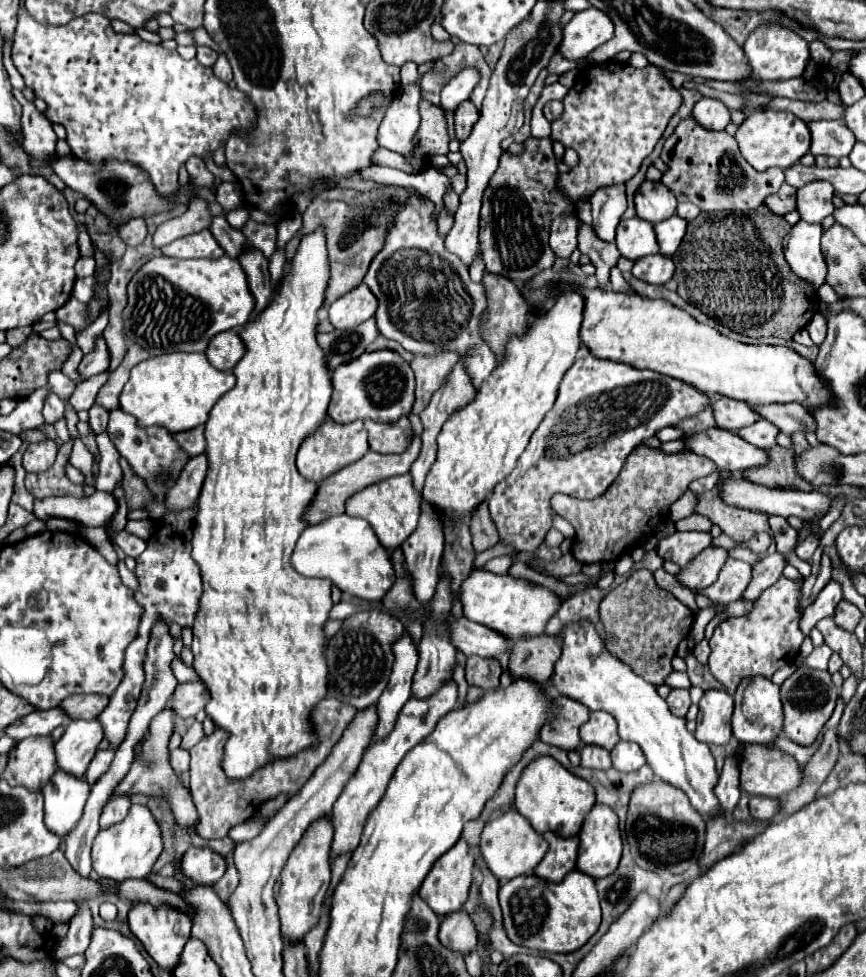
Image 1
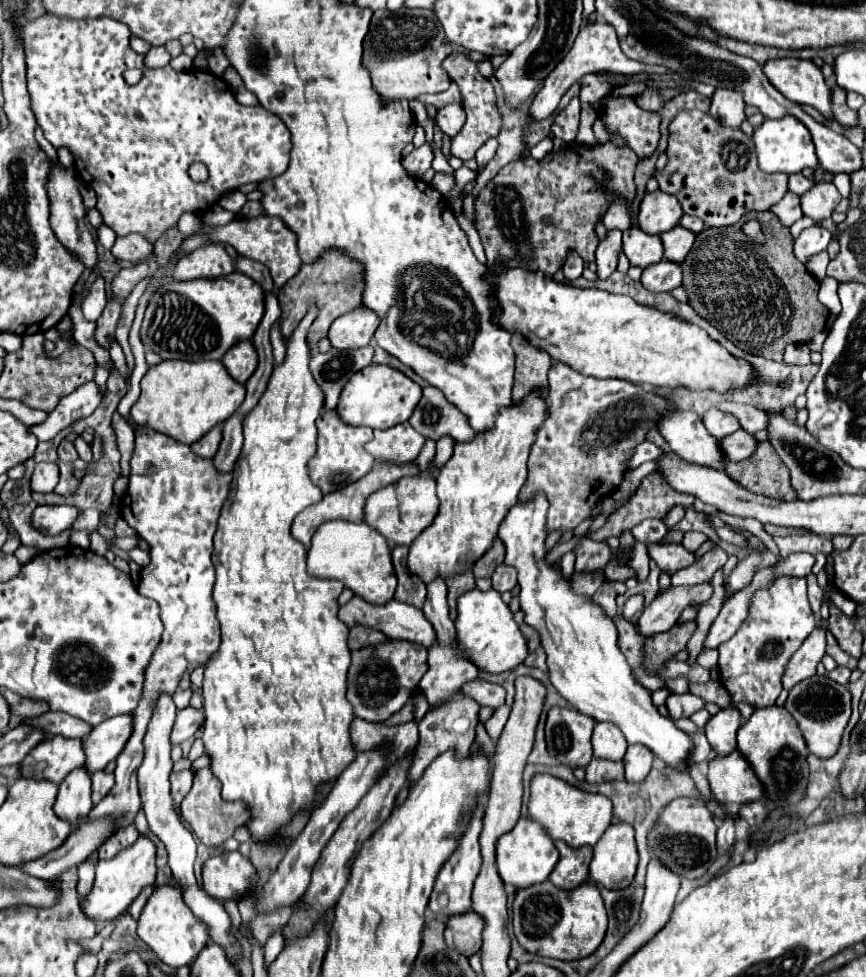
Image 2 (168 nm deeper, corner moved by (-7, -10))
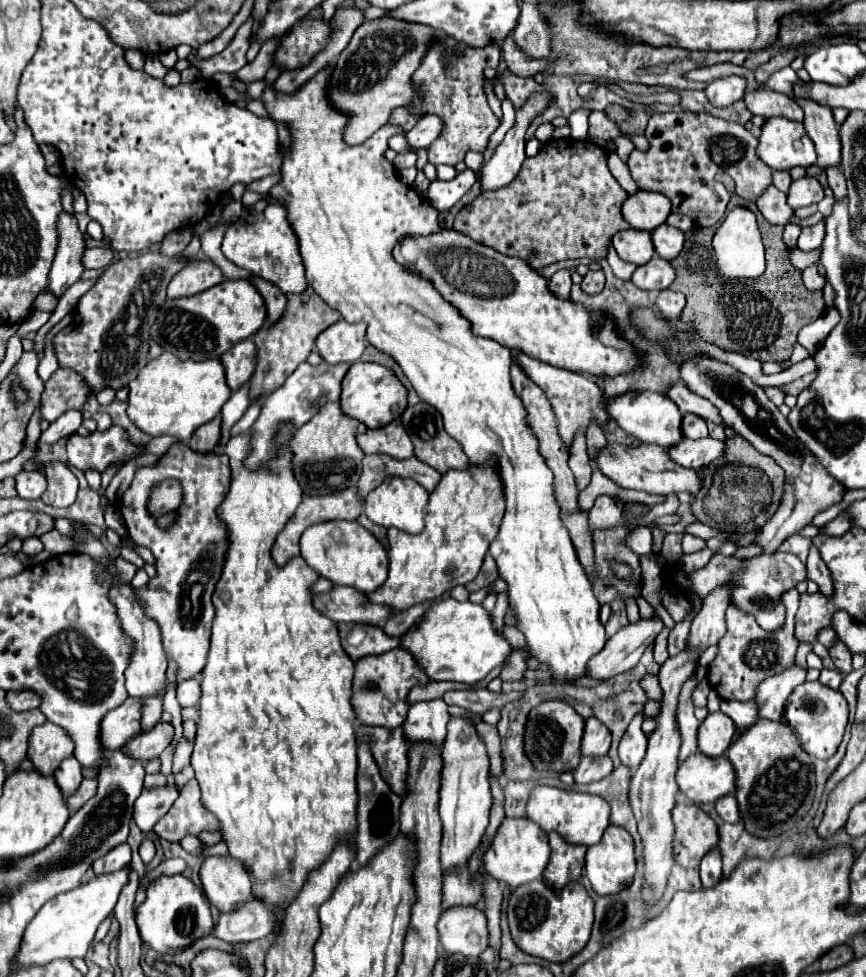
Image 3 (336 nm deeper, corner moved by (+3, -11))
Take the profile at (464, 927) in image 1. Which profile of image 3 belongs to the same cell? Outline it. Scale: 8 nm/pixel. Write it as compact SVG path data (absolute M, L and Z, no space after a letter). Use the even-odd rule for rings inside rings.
M453 907L443 911L439 923L443 949L465 957L479 957L489 947L485 913L479 907Z

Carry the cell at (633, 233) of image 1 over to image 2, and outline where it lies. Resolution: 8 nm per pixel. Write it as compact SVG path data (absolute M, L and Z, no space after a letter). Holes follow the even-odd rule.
M637 226L623 232L623 254L629 258L631 266L647 268L663 260L663 244L659 236L647 234Z

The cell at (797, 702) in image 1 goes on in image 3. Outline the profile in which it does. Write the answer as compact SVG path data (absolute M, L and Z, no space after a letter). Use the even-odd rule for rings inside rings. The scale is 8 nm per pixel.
M801 683L795 687L793 695L789 695L787 707L785 707L785 719L789 727L797 733L801 747L817 759L829 759L835 755L847 721L849 721L849 709L847 701L839 691L833 691L831 687L825 687L821 683Z

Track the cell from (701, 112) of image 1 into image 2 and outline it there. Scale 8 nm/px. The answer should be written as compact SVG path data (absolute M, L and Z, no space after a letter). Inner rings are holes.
M715 90L711 98L711 108L709 114L715 116L721 124L727 124L729 128L739 128L741 122L745 120L745 102L739 92L733 90Z

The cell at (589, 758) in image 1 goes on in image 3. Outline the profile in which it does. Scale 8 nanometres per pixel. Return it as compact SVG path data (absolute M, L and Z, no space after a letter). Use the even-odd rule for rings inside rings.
M581 757L579 767L573 771L575 783L595 783L613 771L611 759L605 757Z

